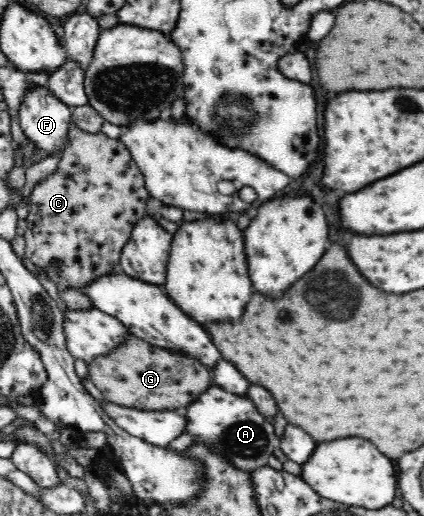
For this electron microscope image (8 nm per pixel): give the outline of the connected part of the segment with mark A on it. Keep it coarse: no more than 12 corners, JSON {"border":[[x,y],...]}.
{"border":[[210,387],[184,433],[235,468],[268,465],[278,444],[245,396]]}

